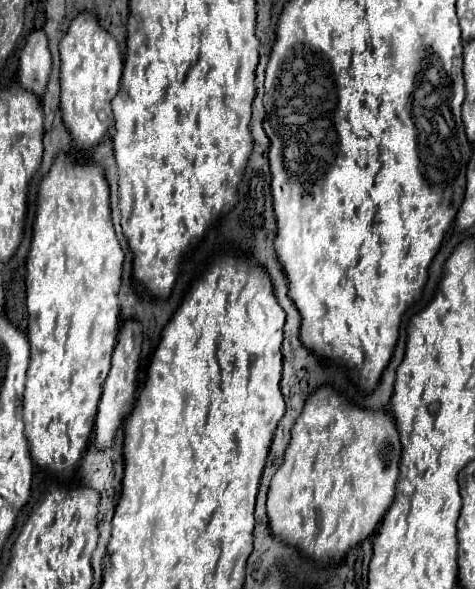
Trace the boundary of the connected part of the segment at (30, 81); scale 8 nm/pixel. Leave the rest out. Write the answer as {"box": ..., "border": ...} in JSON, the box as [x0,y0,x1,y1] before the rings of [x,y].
{"box":[19,30,53,96],"border":[[[35,30],[23,50],[21,50],[21,58],[19,58],[19,84],[21,88],[43,96],[47,82],[49,82],[49,74],[53,68],[53,58],[49,52],[49,42],[43,30]]]}

